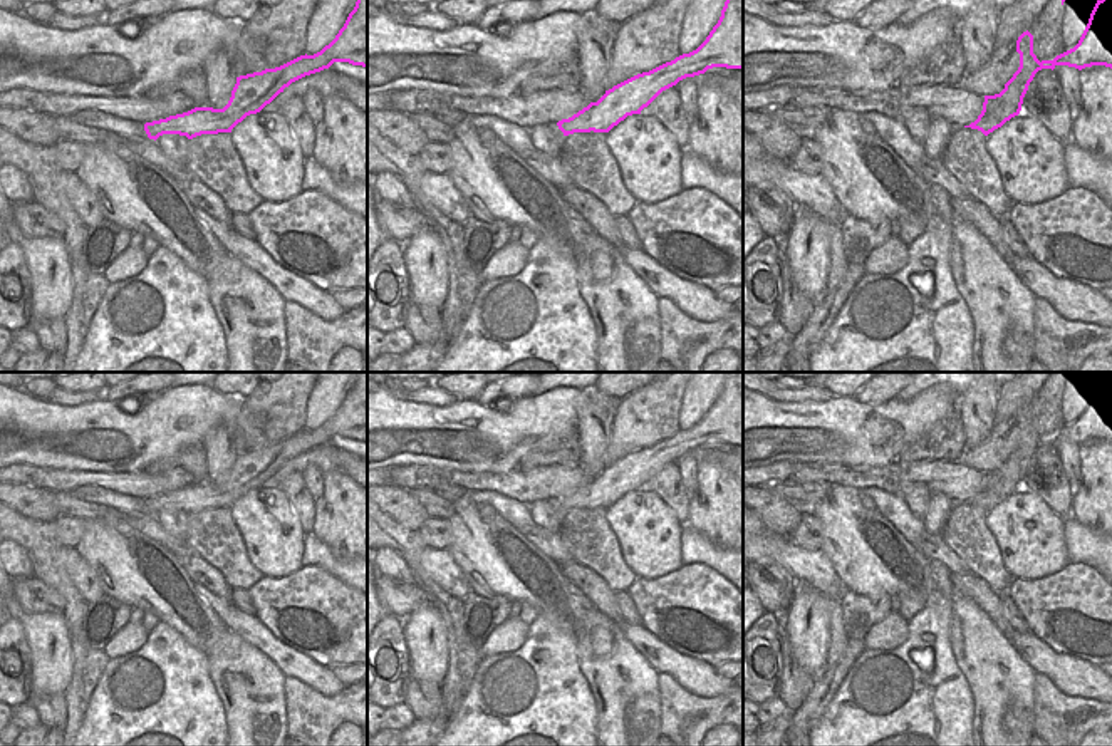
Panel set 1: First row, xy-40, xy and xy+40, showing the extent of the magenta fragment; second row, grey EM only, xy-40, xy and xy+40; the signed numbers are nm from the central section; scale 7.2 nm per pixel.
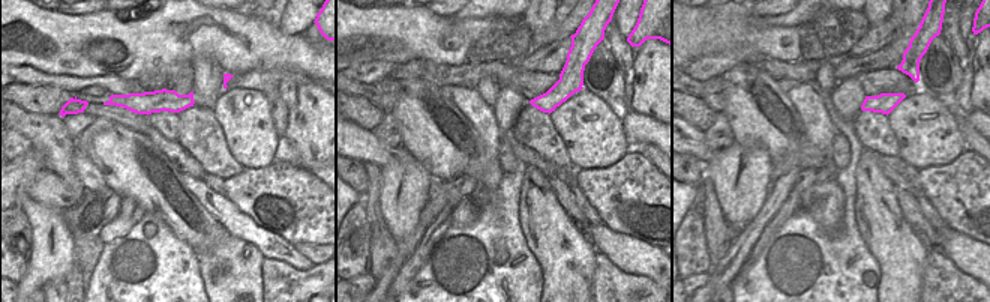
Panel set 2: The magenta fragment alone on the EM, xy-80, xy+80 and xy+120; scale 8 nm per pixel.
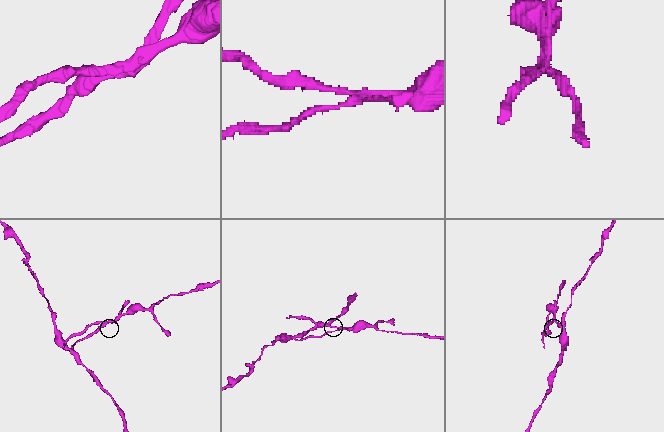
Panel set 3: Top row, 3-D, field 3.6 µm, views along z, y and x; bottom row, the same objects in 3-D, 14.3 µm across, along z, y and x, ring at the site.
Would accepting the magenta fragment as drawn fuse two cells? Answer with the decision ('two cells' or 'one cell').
two cells

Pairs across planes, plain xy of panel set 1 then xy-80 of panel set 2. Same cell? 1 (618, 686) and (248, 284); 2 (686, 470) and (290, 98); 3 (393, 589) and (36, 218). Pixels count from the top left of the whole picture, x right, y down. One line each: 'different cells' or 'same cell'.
1: same cell
2: same cell
3: different cells

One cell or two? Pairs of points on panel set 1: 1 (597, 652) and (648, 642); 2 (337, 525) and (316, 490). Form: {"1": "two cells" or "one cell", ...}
{"1": "two cells", "2": "two cells"}

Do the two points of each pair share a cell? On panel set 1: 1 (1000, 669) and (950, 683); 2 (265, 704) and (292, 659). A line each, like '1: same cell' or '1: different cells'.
1: different cells
2: different cells

